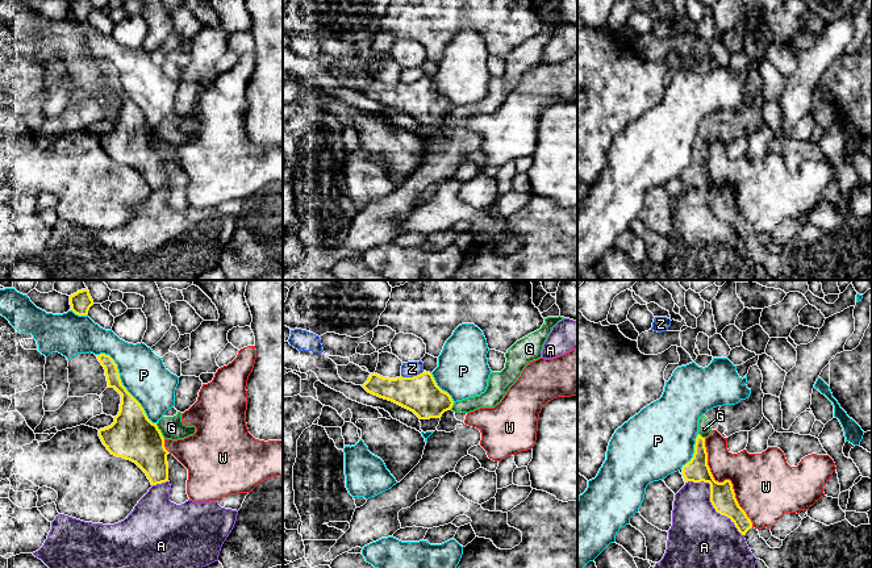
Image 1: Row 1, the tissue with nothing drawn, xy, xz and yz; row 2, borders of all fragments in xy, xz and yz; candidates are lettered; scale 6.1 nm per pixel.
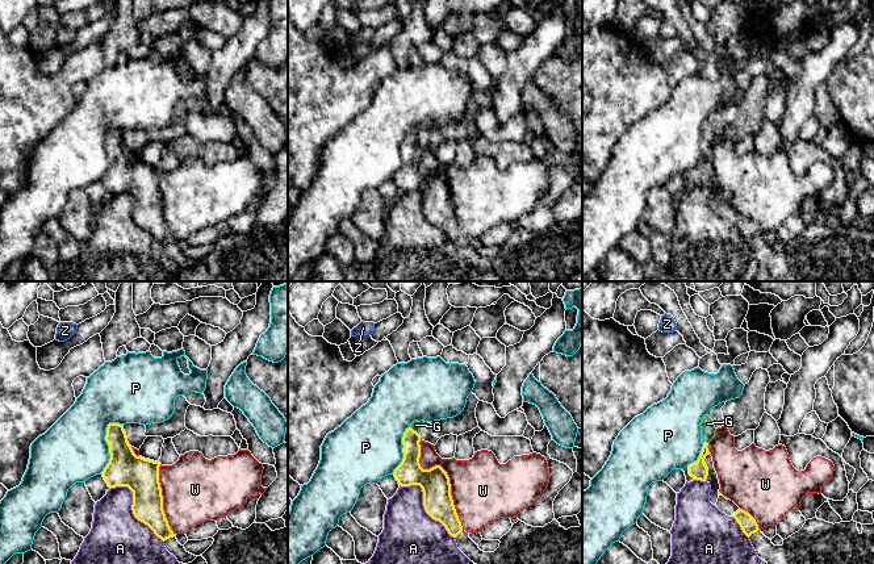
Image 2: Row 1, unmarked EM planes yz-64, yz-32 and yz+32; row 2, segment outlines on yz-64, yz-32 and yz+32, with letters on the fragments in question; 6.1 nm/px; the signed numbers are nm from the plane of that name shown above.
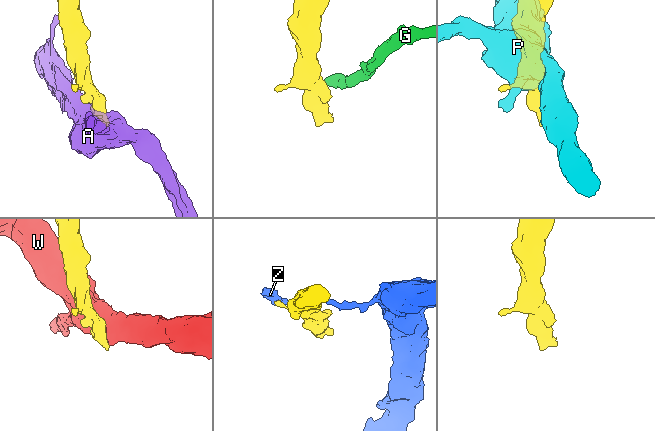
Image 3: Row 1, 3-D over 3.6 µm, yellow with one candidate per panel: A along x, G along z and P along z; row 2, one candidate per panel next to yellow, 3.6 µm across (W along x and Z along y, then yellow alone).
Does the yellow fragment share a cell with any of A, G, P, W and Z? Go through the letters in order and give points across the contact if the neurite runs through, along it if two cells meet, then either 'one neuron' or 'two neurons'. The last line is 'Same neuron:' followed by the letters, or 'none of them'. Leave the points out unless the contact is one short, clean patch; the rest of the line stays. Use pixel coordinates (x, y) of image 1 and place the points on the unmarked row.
A: two neurons
G: way xy (133, 142), (150, 142), (159, 137), (171, 133); one neuron
P: two neurons
W: two neurons
Z: two neurons
Same neuron: G

